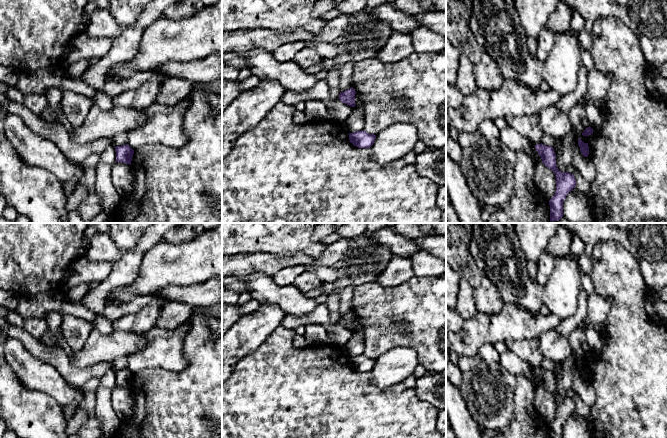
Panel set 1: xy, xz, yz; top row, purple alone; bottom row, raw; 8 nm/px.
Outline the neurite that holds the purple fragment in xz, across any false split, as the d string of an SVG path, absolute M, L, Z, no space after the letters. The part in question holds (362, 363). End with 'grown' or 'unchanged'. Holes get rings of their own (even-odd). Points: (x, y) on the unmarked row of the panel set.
M356 355L349 357L350 366L359 372L370 372L376 363L376 359L369 358L366 355Z; unchanged

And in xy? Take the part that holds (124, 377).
M128 369L116 370L116 386L122 386L131 389L134 374Z; unchanged

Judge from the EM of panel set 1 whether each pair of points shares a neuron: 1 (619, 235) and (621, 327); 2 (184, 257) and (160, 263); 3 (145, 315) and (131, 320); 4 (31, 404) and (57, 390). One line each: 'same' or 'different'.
1: different
2: same
3: same
4: different

